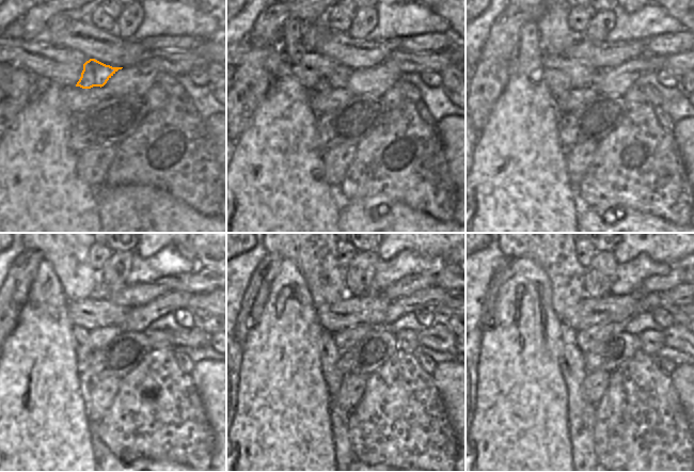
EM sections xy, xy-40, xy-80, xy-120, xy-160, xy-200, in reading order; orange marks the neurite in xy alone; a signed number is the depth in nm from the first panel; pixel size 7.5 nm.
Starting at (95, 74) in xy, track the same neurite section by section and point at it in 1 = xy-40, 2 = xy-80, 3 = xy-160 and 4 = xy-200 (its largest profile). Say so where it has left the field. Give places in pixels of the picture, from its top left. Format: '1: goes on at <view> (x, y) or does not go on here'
1: goes on at xy-40 (322, 85)
2: goes on at xy-80 (560, 94)
3: goes on at xy-160 (329, 354)
4: goes on at xy-200 (581, 412)

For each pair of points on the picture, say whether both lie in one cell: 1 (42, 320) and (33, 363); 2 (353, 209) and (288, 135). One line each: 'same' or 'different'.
1: same
2: different

